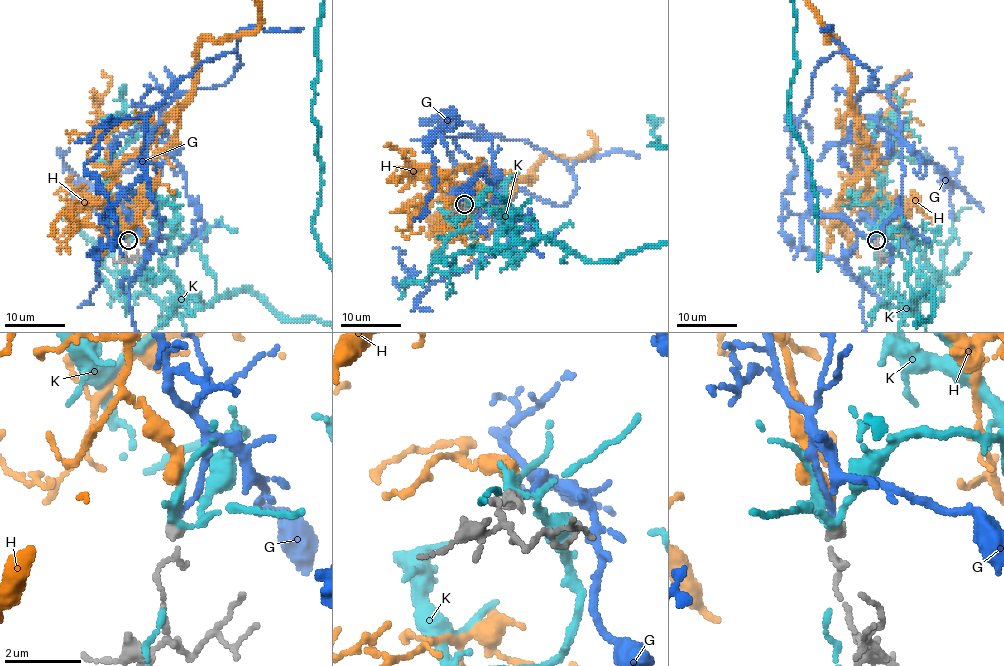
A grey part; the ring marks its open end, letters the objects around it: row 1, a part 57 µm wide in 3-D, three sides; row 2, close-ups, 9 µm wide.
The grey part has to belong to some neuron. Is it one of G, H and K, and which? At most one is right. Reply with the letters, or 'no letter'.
H

